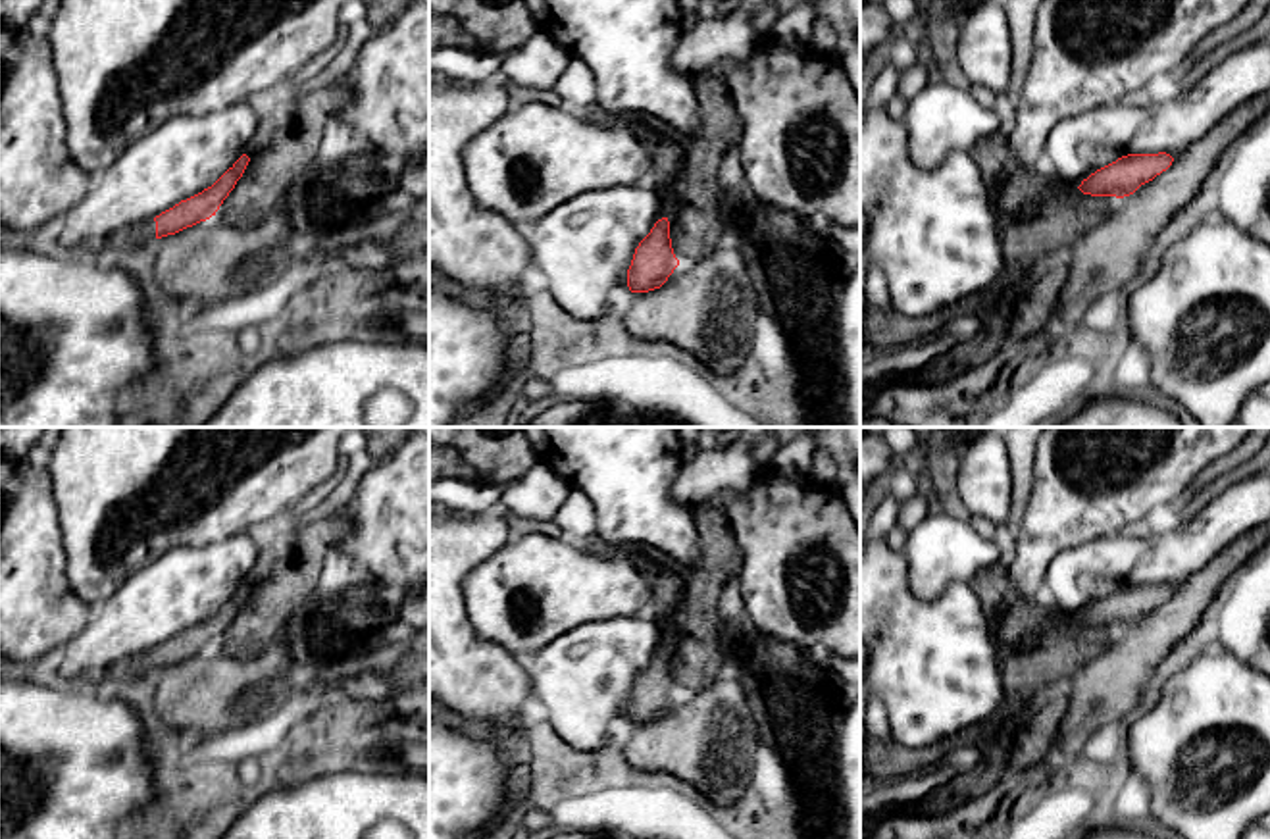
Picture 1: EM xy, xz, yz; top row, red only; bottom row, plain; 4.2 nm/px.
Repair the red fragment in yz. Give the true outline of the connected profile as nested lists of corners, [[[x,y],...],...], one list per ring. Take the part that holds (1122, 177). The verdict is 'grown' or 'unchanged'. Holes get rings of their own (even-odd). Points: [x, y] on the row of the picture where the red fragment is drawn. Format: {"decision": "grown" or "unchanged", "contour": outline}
{"decision": "unchanged", "contour": [[[1166,152],[1128,154],[1091,173],[1078,189],[1091,196],[1124,198],[1166,171],[1172,162],[1174,158]]]}

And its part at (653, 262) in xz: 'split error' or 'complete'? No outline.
complete

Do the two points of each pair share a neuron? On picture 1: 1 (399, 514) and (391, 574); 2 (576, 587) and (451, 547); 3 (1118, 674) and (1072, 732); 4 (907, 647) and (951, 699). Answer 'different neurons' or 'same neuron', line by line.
1: same neuron
2: different neurons
3: same neuron
4: same neuron

